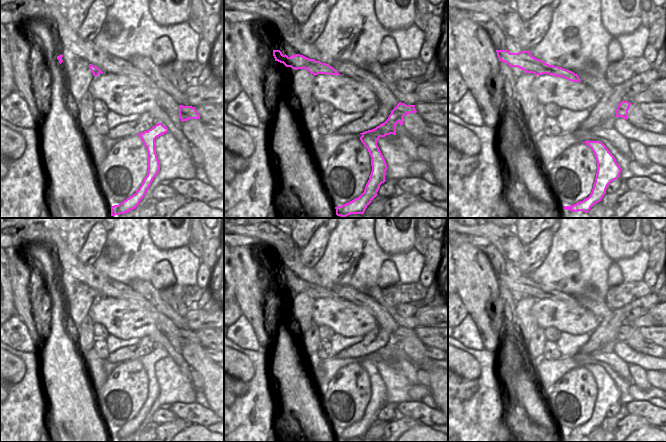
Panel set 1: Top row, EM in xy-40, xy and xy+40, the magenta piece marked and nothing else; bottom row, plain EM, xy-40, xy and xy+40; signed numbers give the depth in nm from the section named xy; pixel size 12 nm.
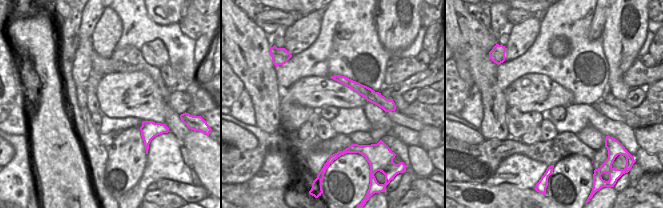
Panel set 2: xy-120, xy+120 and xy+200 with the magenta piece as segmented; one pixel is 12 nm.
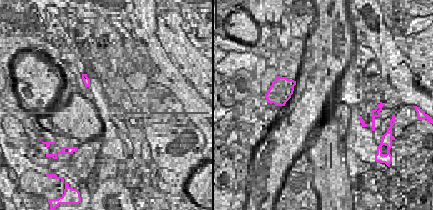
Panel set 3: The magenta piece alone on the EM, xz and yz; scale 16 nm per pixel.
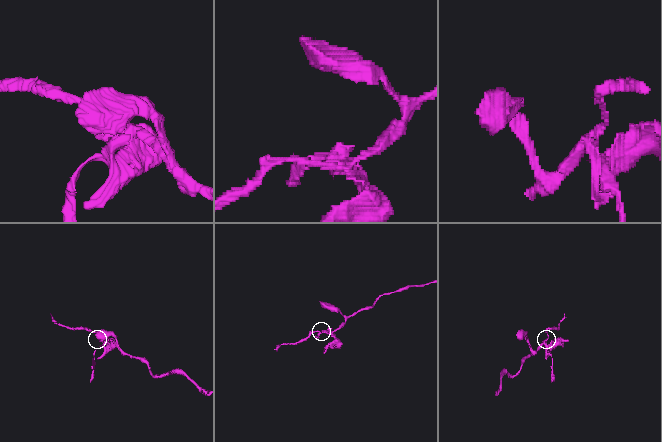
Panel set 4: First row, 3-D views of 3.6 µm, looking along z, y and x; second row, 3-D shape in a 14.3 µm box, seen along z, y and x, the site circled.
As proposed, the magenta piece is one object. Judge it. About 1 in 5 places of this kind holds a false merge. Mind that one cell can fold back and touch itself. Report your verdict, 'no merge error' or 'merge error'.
merge error

